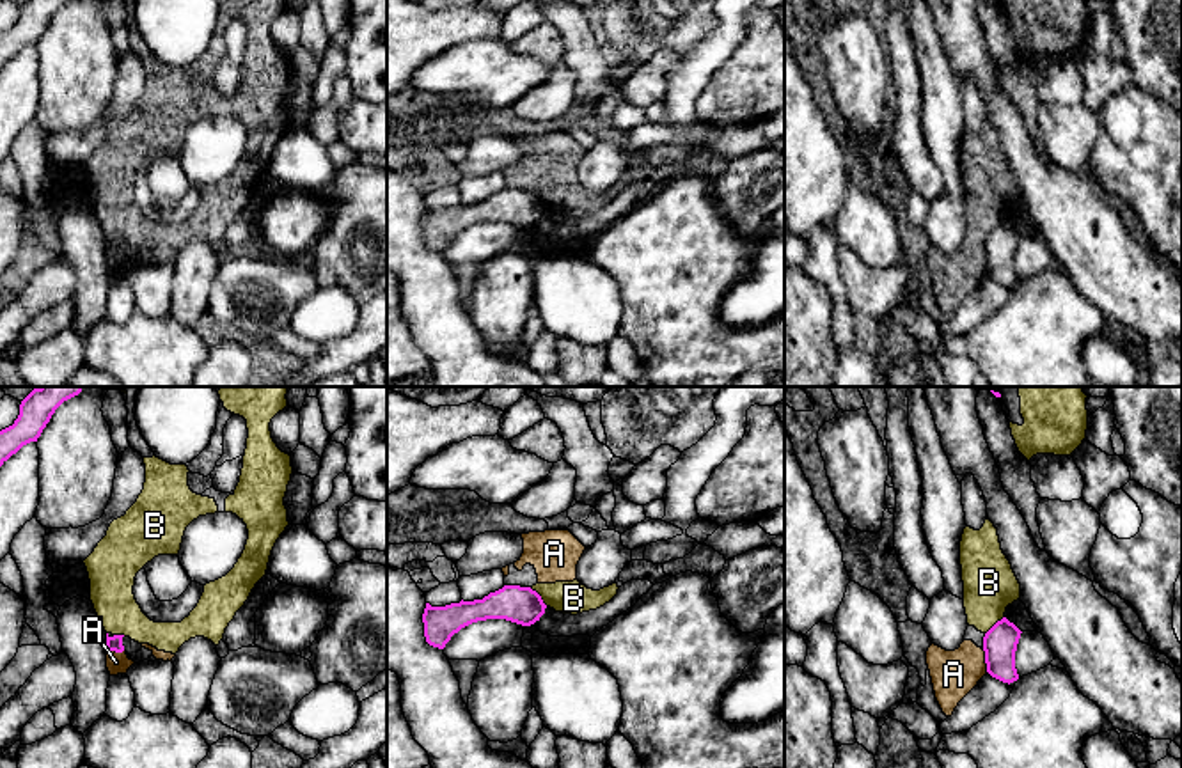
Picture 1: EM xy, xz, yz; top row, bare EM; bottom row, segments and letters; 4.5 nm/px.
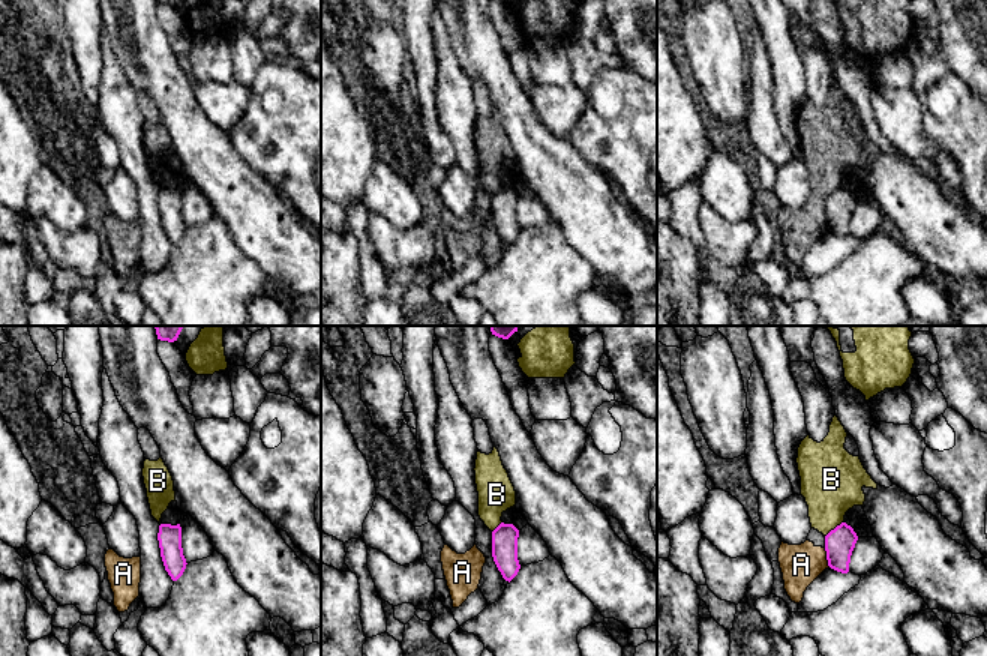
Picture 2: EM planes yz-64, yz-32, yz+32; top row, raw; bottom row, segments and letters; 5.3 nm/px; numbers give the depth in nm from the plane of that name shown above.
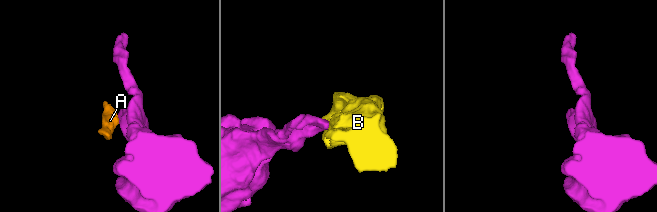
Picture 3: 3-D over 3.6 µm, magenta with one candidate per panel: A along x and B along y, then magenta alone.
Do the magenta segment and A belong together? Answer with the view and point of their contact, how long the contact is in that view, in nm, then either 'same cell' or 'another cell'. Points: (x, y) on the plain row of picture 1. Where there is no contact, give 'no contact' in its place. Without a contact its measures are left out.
yz (985, 263) | 110 nm | another cell

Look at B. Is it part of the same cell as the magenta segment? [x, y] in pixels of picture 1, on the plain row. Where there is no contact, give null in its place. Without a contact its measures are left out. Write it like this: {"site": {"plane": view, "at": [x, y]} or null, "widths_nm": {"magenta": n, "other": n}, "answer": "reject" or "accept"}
{"site": {"plane": "xz", "at": [540, 199]}, "widths_nm": {"magenta": 170, "other": 150}, "answer": "reject"}

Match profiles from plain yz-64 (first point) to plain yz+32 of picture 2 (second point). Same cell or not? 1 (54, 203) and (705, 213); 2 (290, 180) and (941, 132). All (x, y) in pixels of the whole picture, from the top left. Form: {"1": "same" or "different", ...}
{"1": "different", "2": "same"}

